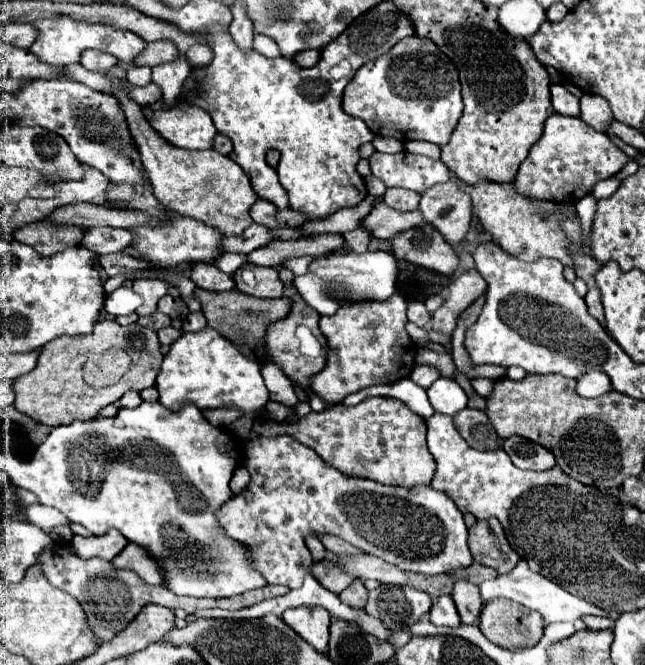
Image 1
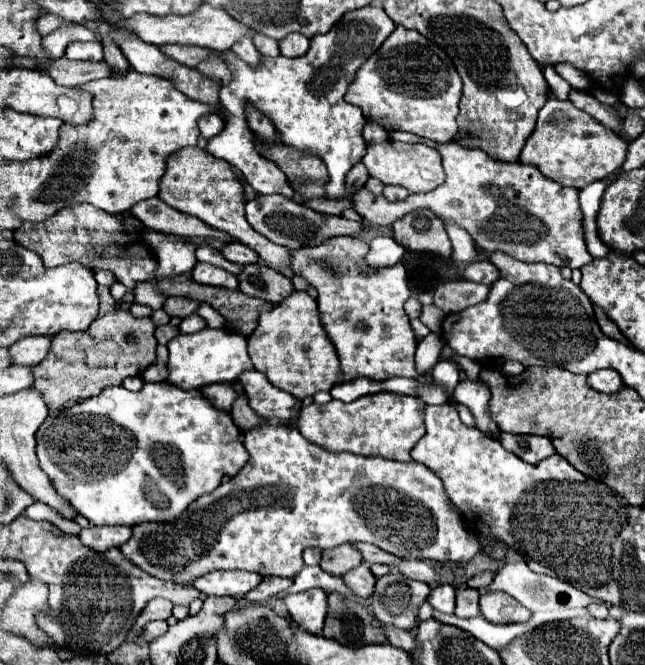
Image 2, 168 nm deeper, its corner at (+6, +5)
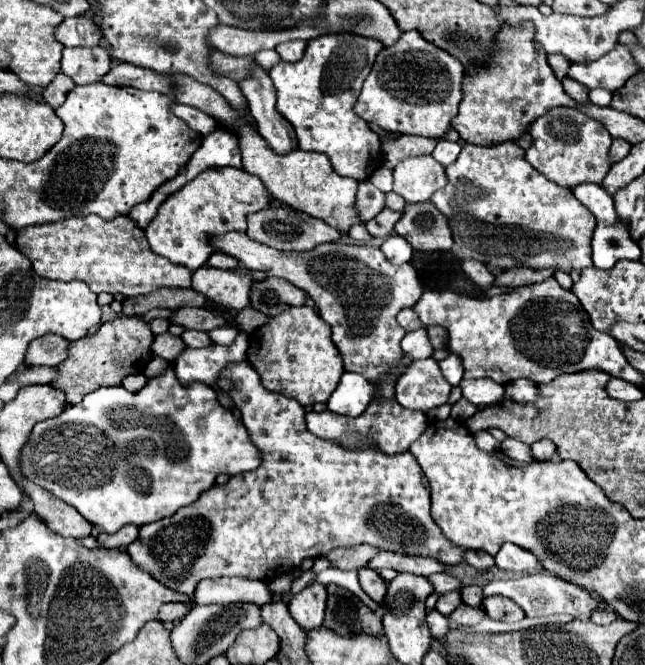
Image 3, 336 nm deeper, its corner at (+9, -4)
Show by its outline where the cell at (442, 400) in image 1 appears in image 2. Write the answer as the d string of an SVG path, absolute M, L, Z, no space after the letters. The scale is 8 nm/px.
M439 360L435 364L431 376L433 376L435 382L439 382L439 384L445 386L445 390L449 392L449 398L451 398L455 386L459 382L459 366L453 364L453 362L449 362L449 360Z

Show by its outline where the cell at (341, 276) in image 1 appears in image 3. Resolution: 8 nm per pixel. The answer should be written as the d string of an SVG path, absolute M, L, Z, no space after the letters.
M392 233L388 239L384 239L384 243L380 245L380 251L386 255L388 261L392 261L394 265L402 265L408 263L412 257L412 247L408 245L408 241L404 241L402 237L398 237L396 233Z

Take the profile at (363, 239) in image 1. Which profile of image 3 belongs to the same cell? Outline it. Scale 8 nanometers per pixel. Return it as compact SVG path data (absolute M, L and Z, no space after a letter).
M238 231L214 235L208 243L218 251L236 257L252 271L288 279L308 293L308 297L314 299L320 317L332 327L332 341L342 355L344 371L360 373L370 383L398 379L406 371L410 359L400 347L406 331L396 323L396 315L404 307L414 307L424 291L416 269L410 263L392 265L380 249L370 245L324 243L308 253L276 251Z

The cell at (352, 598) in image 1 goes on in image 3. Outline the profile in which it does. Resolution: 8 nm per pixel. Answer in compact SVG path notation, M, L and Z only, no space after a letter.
M368 567L360 569L358 577L360 577L360 587L372 597L372 601L380 603L384 599L384 593L386 593L386 581L382 581L382 577Z

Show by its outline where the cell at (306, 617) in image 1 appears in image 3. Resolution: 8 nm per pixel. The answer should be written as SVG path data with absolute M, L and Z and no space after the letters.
M308 585L300 593L292 595L288 609L294 621L304 629L320 629L324 621L324 601L326 601L326 587L324 585Z

